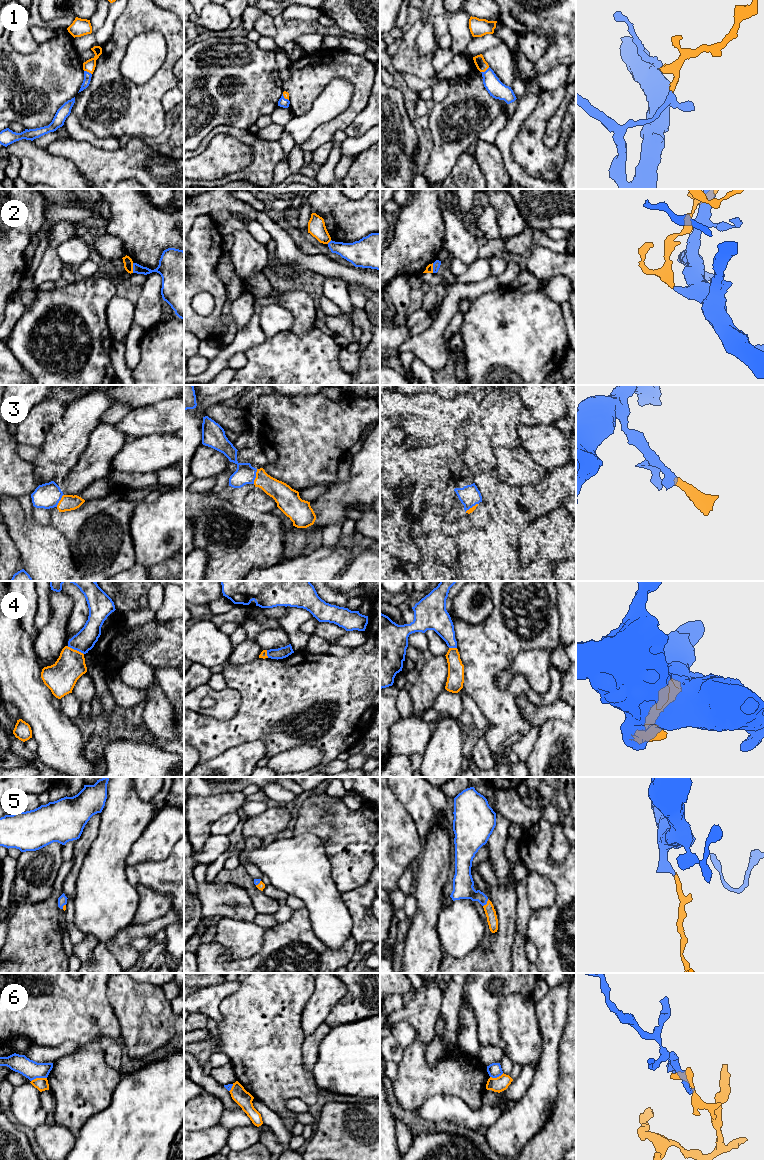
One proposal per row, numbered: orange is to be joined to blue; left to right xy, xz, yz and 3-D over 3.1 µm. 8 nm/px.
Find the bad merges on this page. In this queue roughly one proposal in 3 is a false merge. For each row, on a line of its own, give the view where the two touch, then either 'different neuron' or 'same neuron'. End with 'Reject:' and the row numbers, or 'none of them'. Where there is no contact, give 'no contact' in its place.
1: contact in yz; same neuron
2: contact in xy; different neuron
3: contact in xz; same neuron
4: contact in xy; different neuron
5: contact in yz; same neuron
6: contact in xy; different neuron
Reject: 2, 4, 6

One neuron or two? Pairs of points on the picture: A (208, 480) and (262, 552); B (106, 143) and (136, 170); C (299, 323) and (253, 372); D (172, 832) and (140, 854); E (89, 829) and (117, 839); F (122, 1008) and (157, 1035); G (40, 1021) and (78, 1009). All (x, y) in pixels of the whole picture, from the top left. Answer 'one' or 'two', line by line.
A: two
B: two
C: two
D: one
E: two
F: one
G: one

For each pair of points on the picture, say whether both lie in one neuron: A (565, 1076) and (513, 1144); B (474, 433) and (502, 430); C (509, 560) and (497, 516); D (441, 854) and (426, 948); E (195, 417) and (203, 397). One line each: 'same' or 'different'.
A: different
B: different
C: same
D: same
E: same

